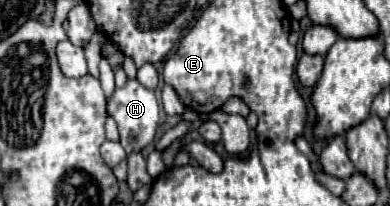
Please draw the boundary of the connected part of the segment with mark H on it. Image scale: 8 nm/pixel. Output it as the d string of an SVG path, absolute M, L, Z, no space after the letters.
M128 78L128 82L122 88L114 90L114 94L108 98L108 114L118 124L120 144L126 150L126 154L138 152L154 140L156 126L158 126L158 112L160 112L160 108L158 108L158 98L156 98L154 90L142 86L136 78Z

